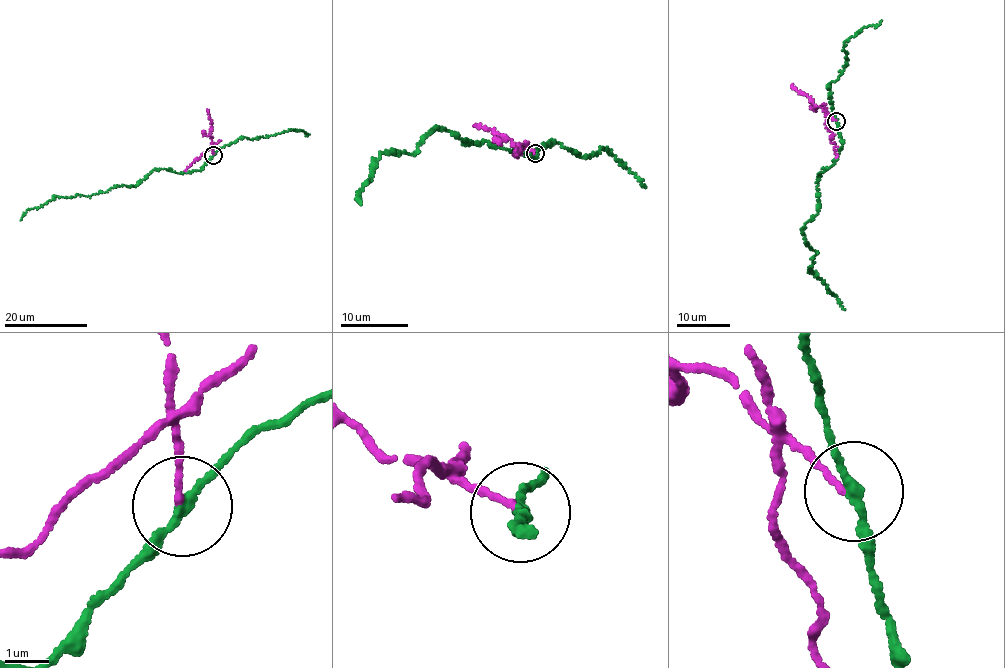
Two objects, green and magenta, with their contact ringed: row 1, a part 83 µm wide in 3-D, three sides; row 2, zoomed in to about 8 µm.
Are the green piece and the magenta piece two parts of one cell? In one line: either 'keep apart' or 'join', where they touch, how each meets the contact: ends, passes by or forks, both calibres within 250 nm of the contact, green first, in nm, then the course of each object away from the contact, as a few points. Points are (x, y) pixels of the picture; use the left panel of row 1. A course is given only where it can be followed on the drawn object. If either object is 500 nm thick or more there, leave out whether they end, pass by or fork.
keep apart | (213, 155) | green passes by | magenta ends | 200/110 nm | green via (213, 155), (199, 170), (154, 169), (134, 186), (115, 186), (87, 196), (56, 197), (27, 210), (21, 219) | magenta via (212, 155), (212, 128), (206, 110)

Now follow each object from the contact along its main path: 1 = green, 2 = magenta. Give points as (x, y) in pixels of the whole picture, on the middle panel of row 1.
1: (535, 154), (462, 140), (435, 127), (414, 154), (389, 151), (375, 160), (372, 176), (358, 197), (361, 204)
2: (534, 154), (503, 136), (474, 126)

